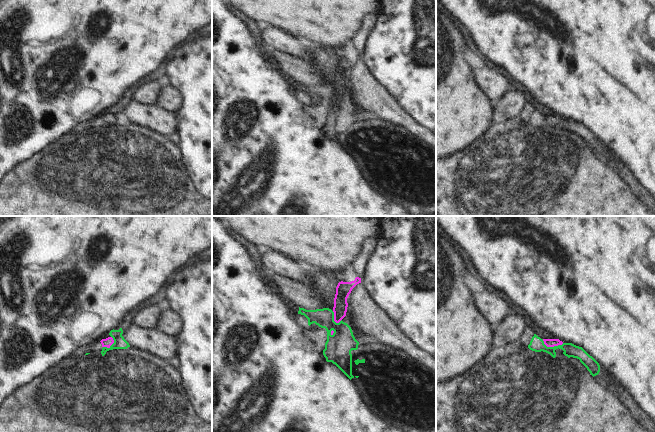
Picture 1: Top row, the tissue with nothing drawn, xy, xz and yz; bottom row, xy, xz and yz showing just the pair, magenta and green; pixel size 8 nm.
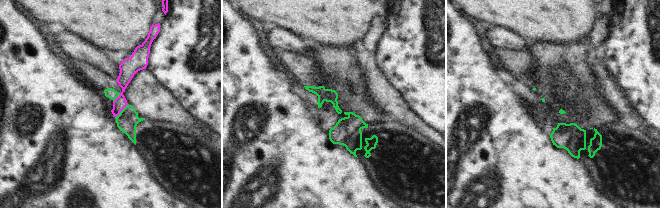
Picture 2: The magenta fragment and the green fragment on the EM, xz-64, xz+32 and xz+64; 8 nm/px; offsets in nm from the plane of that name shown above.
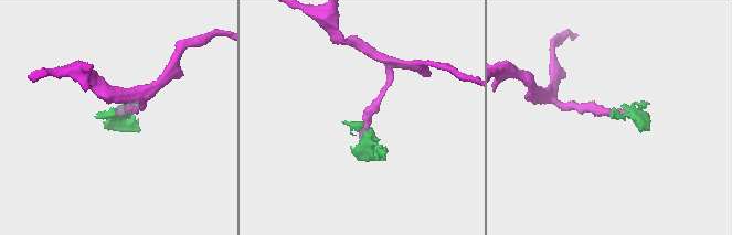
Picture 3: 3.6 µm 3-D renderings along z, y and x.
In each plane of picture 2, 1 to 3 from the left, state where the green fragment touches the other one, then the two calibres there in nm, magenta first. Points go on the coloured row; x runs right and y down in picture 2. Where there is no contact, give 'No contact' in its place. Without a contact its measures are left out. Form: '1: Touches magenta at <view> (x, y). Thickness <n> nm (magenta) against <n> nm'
1: Touches magenta at xz-64 (121, 110). Thickness 100 nm (magenta) against 170 nm
2: No contact
3: No contact

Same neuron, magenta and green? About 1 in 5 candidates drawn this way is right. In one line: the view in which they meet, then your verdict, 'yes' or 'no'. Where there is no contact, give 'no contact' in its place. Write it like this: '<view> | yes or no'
yz | no

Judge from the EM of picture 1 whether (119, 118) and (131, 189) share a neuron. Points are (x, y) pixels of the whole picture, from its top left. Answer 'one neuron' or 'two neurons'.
one neuron

